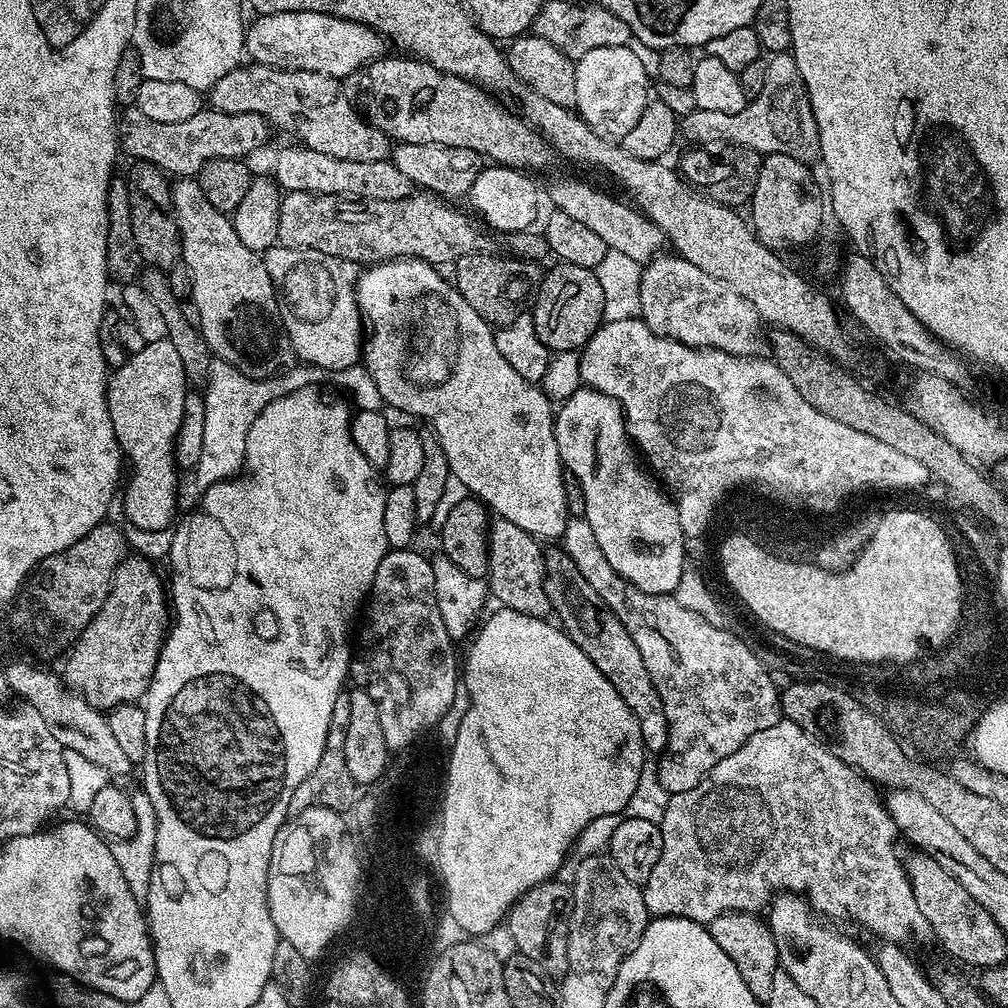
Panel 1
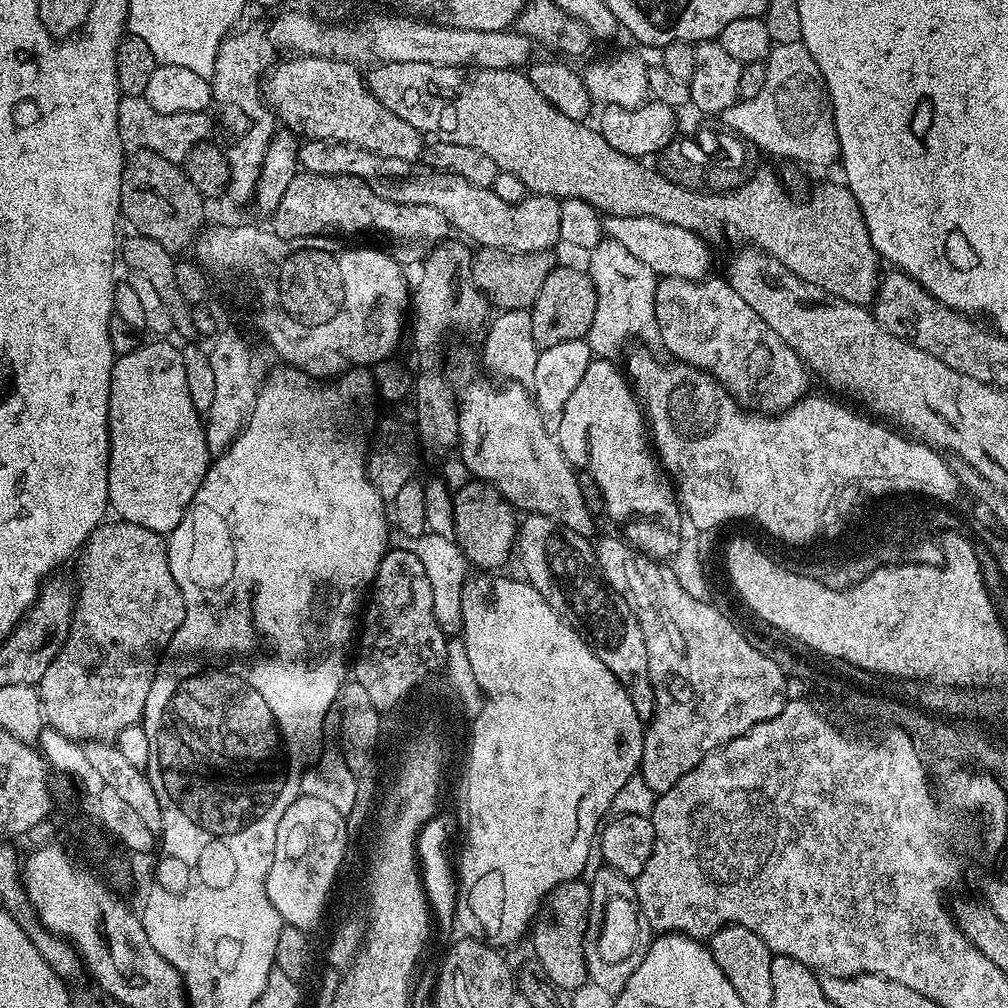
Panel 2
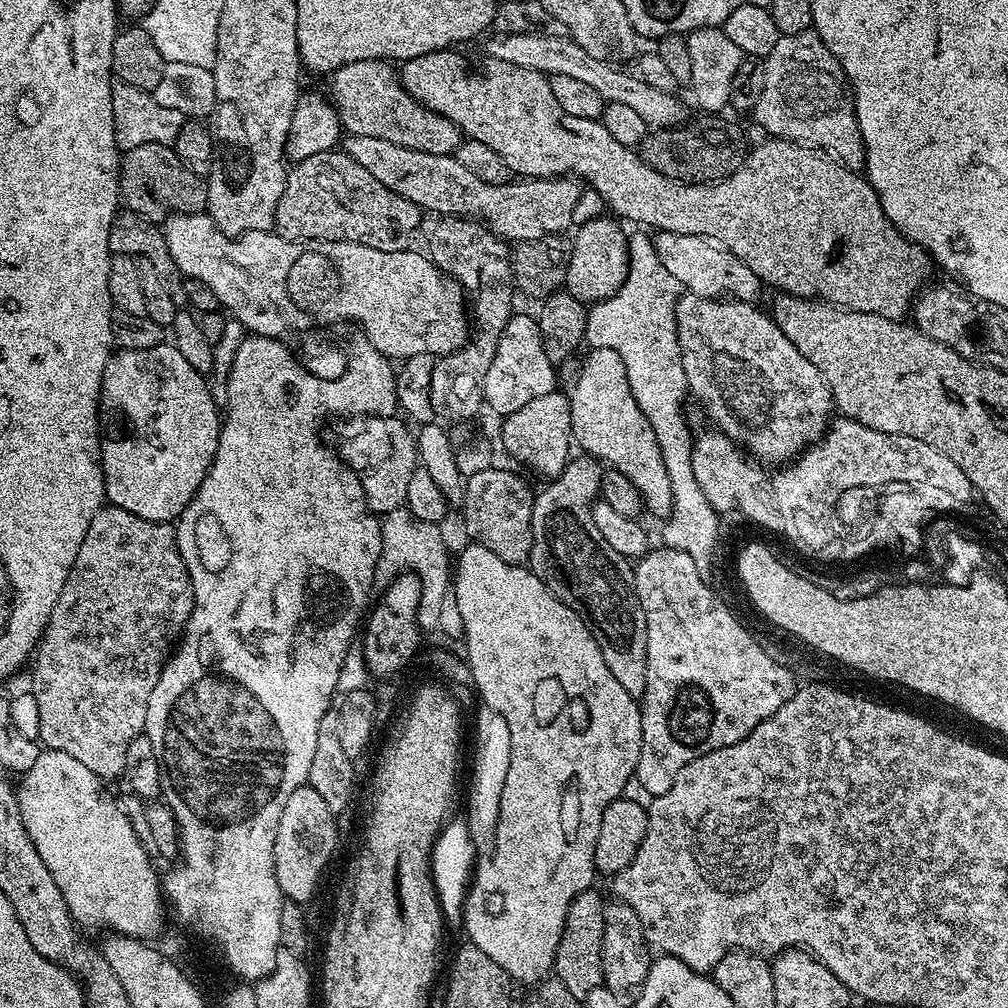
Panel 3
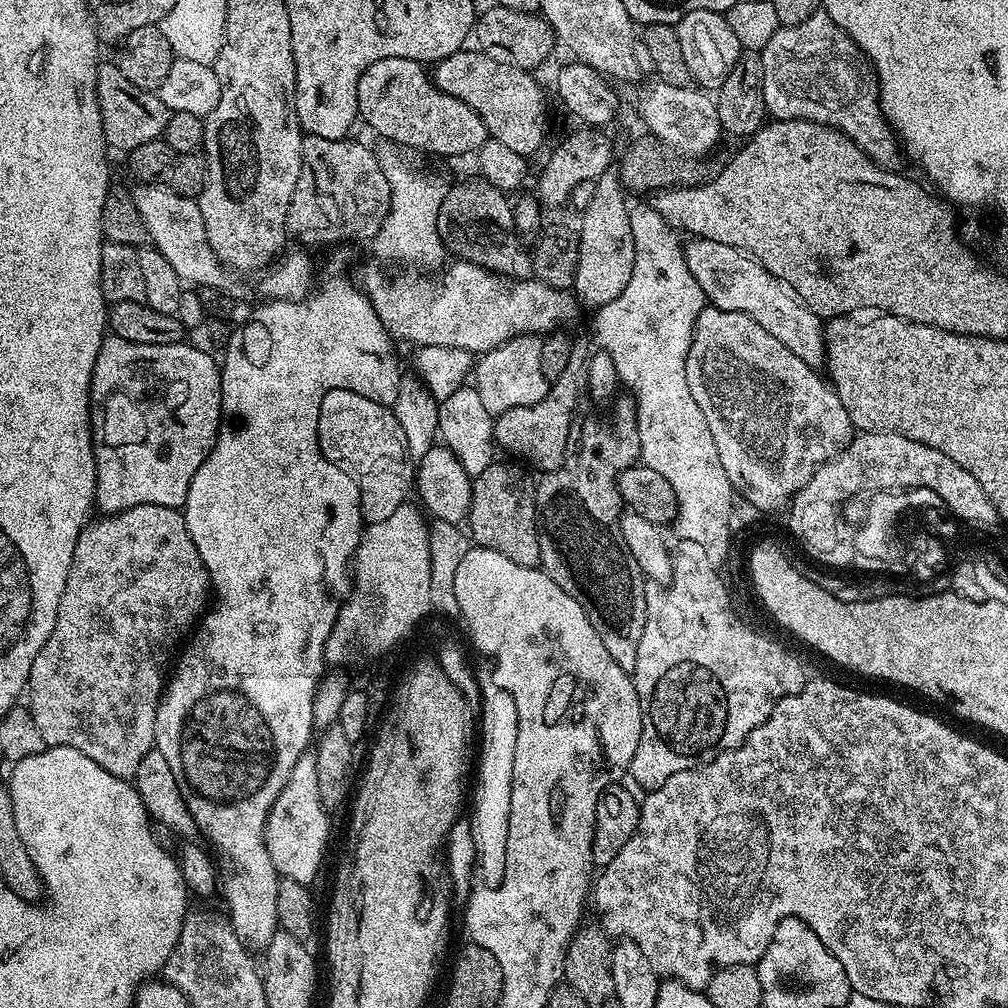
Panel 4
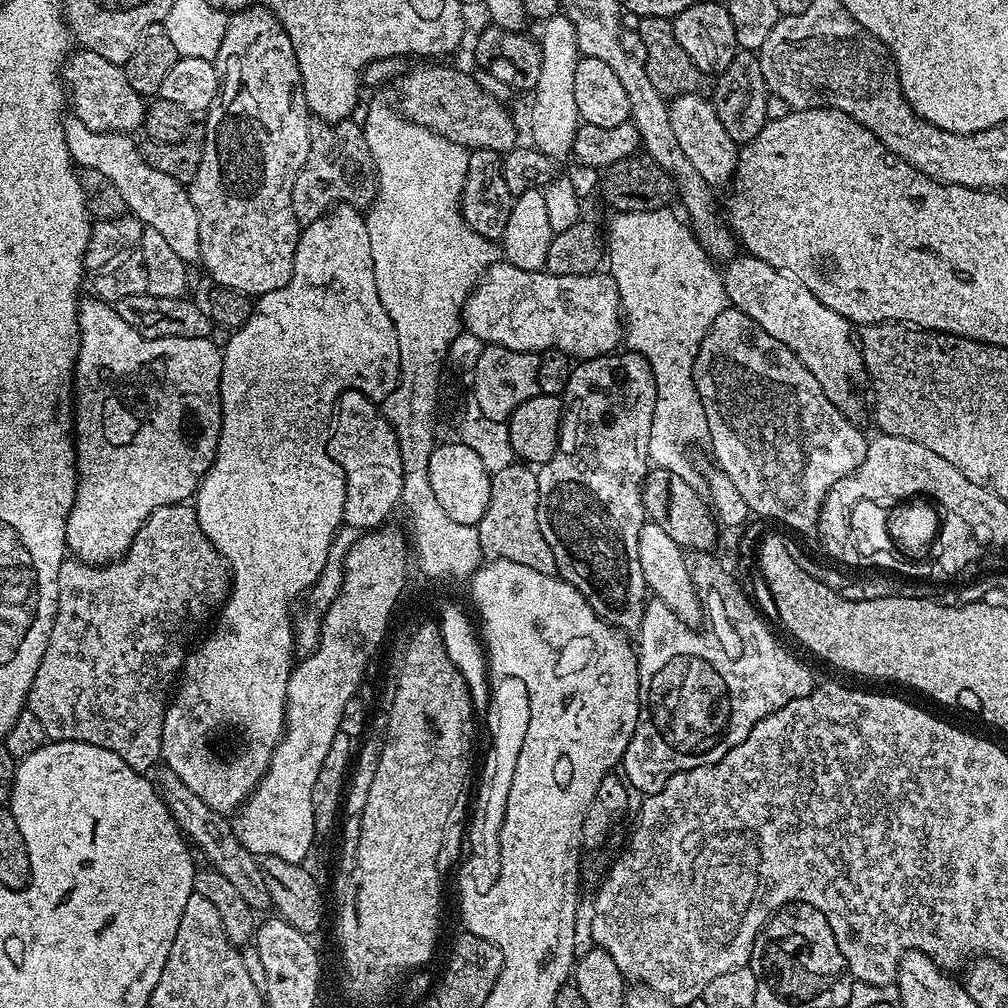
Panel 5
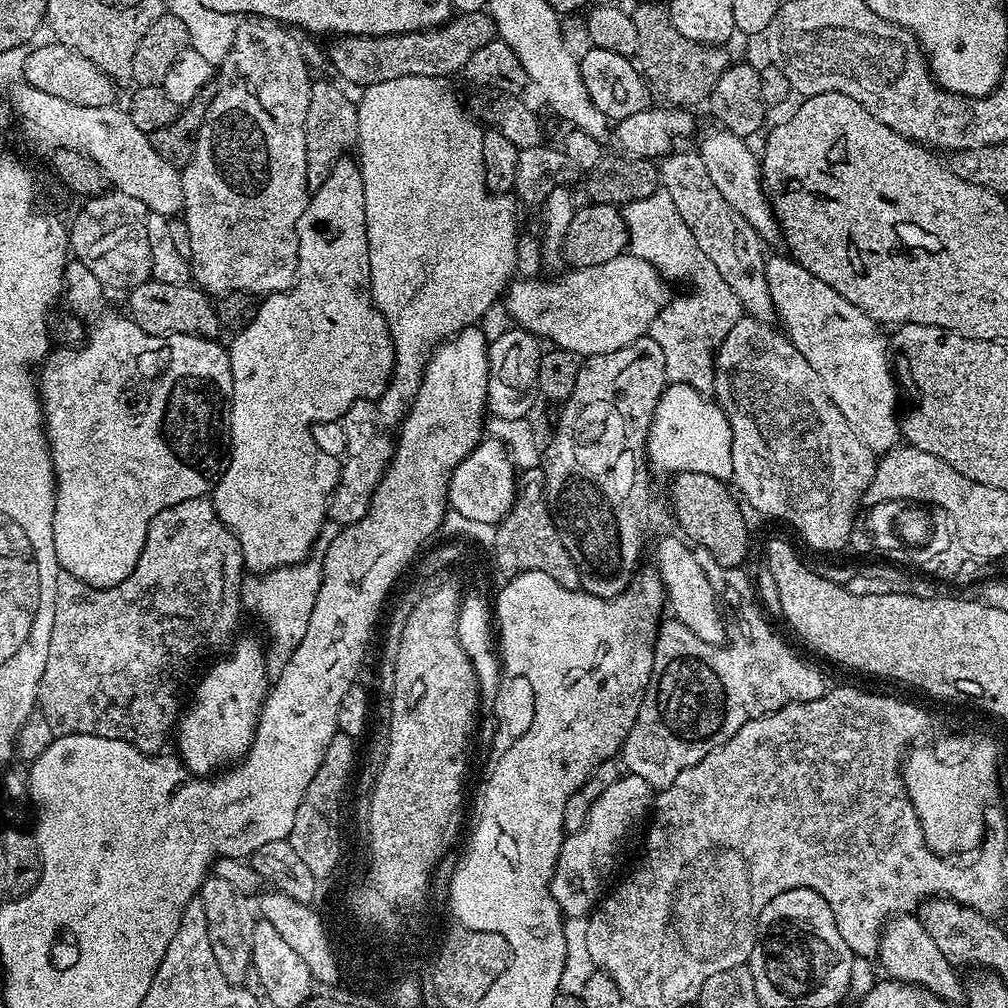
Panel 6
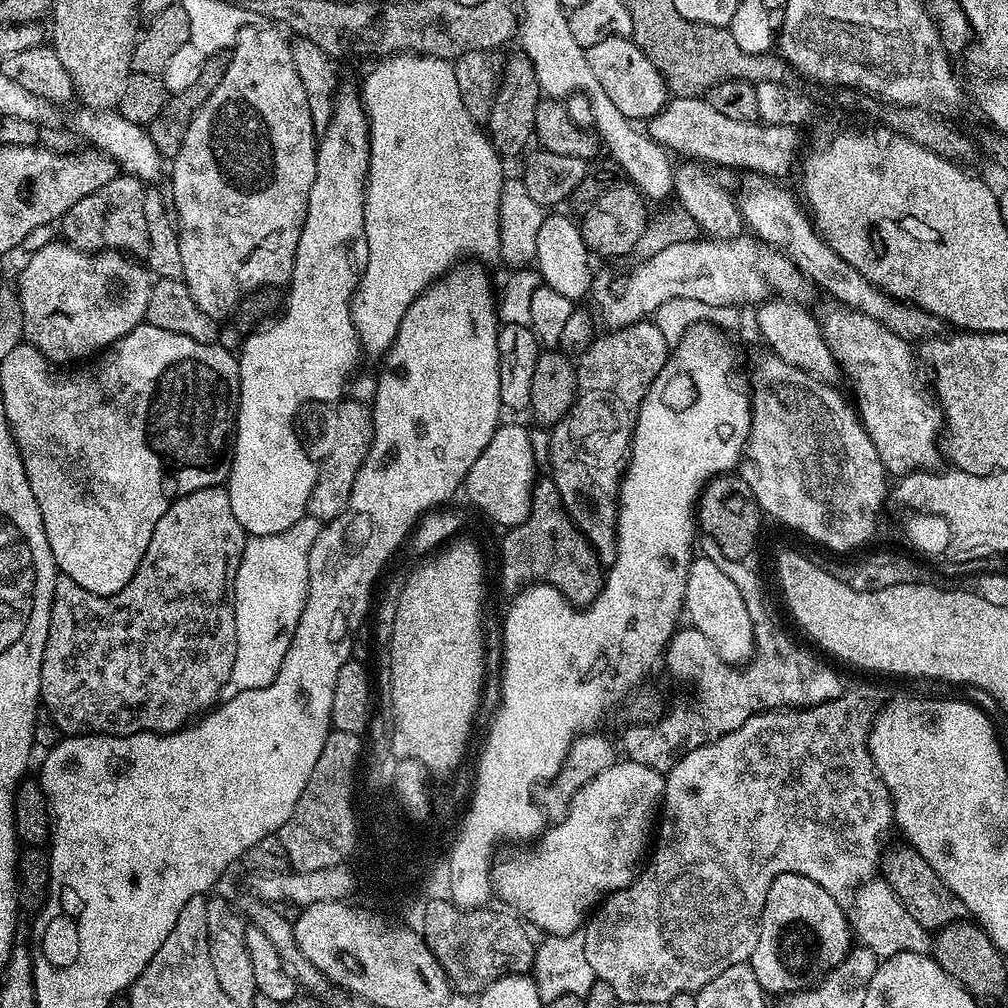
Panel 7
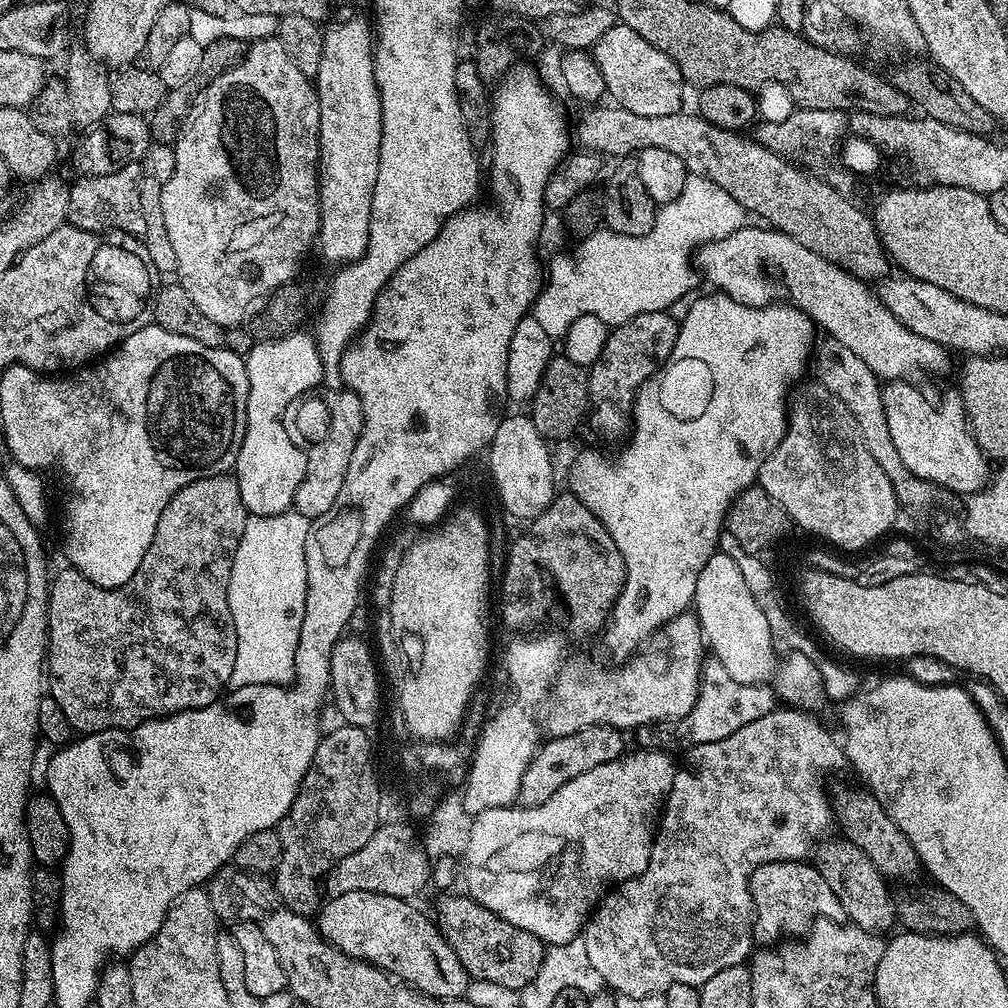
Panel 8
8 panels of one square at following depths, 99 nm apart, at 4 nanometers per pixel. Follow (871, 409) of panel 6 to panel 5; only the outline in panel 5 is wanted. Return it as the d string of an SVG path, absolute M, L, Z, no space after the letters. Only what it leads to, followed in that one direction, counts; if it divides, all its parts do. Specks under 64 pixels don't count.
M737 255L723 265L722 275L724 289L731 307L745 312L766 334L778 338L778 342L786 344L818 378L818 386L838 406L849 420L859 421L864 412L864 404L856 393L856 379L861 379L864 369L864 357L861 355L853 325L842 314L838 314L830 306L822 306L806 286L798 278L794 278L781 268L770 266L756 256Z

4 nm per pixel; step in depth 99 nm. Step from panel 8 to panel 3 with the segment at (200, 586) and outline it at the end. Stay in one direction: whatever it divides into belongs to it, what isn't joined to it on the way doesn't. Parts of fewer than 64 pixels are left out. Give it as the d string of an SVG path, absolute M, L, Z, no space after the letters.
M105 506L94 514L94 522L90 522L90 530L86 530L86 538L82 538L82 546L78 546L78 558L74 558L74 566L68 572L66 586L62 586L62 594L58 594L58 602L54 602L54 610L50 614L48 624L44 628L39 645L34 653L32 668L32 688L30 694L38 702L38 737L45 749L62 754L70 754L70 758L78 758L86 770L99 776L101 781L108 782L117 776L123 777L126 766L126 750L130 750L130 742L144 735L146 726L146 710L150 706L150 694L154 694L154 686L158 686L158 678L162 674L169 656L172 655L179 639L184 635L190 614L194 610L194 590L190 582L190 574L186 570L186 562L182 562L182 554L176 545L176 529L171 523L150 522L146 518L138 518L138 514L130 514L130 510L122 510Z

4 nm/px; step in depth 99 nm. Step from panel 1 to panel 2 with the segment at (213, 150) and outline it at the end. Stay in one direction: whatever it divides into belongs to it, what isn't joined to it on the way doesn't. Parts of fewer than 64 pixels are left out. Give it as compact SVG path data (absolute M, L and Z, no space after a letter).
M121 95L118 106L118 134L122 138L125 153L153 152L162 154L170 162L183 165L194 146L205 143L212 132L212 120L208 112L194 114L162 114L150 106L143 96Z

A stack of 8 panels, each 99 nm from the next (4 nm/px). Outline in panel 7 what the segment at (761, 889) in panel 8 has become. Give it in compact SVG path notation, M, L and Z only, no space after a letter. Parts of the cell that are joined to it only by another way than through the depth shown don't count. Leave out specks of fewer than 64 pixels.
M787 872L774 878L766 894L750 961L765 993L777 992L777 997L783 998L794 992L803 992L805 988L815 988L848 957L854 944L854 933L840 904L837 897L802 874Z

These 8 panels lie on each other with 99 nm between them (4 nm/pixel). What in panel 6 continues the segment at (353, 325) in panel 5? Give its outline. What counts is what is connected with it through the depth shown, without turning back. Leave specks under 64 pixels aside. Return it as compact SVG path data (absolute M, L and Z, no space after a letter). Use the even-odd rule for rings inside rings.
M341 158L328 171L326 178L309 195L308 205L298 218L296 237L298 238L298 262L296 263L296 280L291 288L284 292L273 292L265 295L259 301L254 318L250 326L235 333L231 337L232 344L228 348L230 370L232 371L232 395L230 397L230 411L228 413L228 435L230 437L230 451L228 463L224 465L224 472L220 480L210 493L210 499L218 518L238 538L240 549L244 555L244 566L249 573L259 574L269 568L285 568L288 564L302 564L309 559L312 543L320 536L320 527L326 524L328 515L328 499L336 489L340 480L341 461L336 460L328 452L320 452L320 444L312 437L312 424L321 420L328 424L331 420L339 421L350 406L359 400L379 401L379 396L387 390L388 384L393 383L396 370L396 345L392 342L392 335L384 319L372 301L370 290L370 262L368 261L368 239L366 238L366 198L362 190L362 174L359 163L355 159ZM239 640L231 645L227 654L221 655L215 661L217 664L200 681L195 681L196 693L192 696L192 705L189 708L185 707L178 717L178 723L174 728L174 744L176 740L177 748L175 751L189 773L211 773L222 766L220 764L224 759L235 761L252 743L254 725L260 714L260 707L264 705L264 698L268 695L270 680L269 677L264 677L264 656L260 652L259 642Z

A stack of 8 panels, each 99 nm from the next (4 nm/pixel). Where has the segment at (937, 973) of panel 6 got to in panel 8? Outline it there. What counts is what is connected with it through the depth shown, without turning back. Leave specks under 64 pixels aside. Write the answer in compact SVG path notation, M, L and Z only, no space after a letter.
M839 838L833 844L824 842L815 849L814 863L820 869L822 878L830 882L830 890L838 894L838 902L842 902L842 910L846 910L848 920L862 930L884 934L884 931L898 920L898 908L892 904L892 896L888 893L889 881L881 876L879 870L858 850L858 846L851 844L847 838Z

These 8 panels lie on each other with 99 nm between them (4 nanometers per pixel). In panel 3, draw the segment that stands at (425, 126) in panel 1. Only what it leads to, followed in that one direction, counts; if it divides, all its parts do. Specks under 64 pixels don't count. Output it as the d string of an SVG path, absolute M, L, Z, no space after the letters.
M445 50L442 52L431 52L430 54L422 54L418 58L410 58L409 60L403 61L399 65L398 75L400 77L400 84L405 88L409 94L416 99L419 104L424 104L430 110L434 110L438 114L442 114L442 118L446 118L450 122L454 122L460 128L461 133L467 139L477 140L478 142L486 142L486 146L490 146L490 150L494 150L494 154L498 154L498 158L502 158L502 162L505 166L508 167L509 173L515 174L520 178L527 178L529 180L545 180L551 176L567 176L571 174L573 177L579 178L587 187L593 188L602 196L604 199L605 205L609 209L612 208L621 216L624 220L633 220L636 223L636 226L640 226L640 223L644 223L643 227L648 230L655 230L656 232L673 232L674 234L694 234L695 236L704 236L706 239L713 241L720 245L720 247L725 248L730 254L734 254L737 258L743 262L746 266L750 266L750 270L762 281L765 285L773 284L776 287L776 290L780 292L789 292L792 296L802 296L806 300L823 300L825 304L834 304L837 308L849 308L852 312L869 312L870 314L878 314L882 318L890 318L891 320L903 321L905 317L909 315L910 309L917 296L920 295L922 289L929 283L928 275L931 274L932 268L934 272L934 261L919 244L915 244L913 240L907 240L903 234L901 234L898 229L896 229L893 224L887 220L884 216L884 211L880 205L880 199L878 194L870 186L870 182L865 178L859 171L846 168L844 165L839 164L838 161L833 157L828 155L827 152L822 152L818 148L811 147L803 142L797 142L794 140L778 140L775 138L764 138L764 141L757 146L756 149L749 151L745 155L744 161L738 166L738 170L734 170L726 178L717 180L710 184L681 184L677 181L666 178L662 174L658 174L658 170L654 170L650 166L646 166L646 162L642 157L640 157L639 151L633 150L631 147L622 145L620 142L614 140L613 135L606 130L606 126L601 123L600 120L591 120L590 118L574 118L574 114L566 114L566 110L562 110L562 106L558 106L558 102L554 99L554 90L550 90L550 79L545 76L544 73L539 72L538 70L526 70L526 66L512 66L510 62L502 62L501 60L494 60L491 58L483 58L484 60L467 60L466 57L460 53L460 50Z

